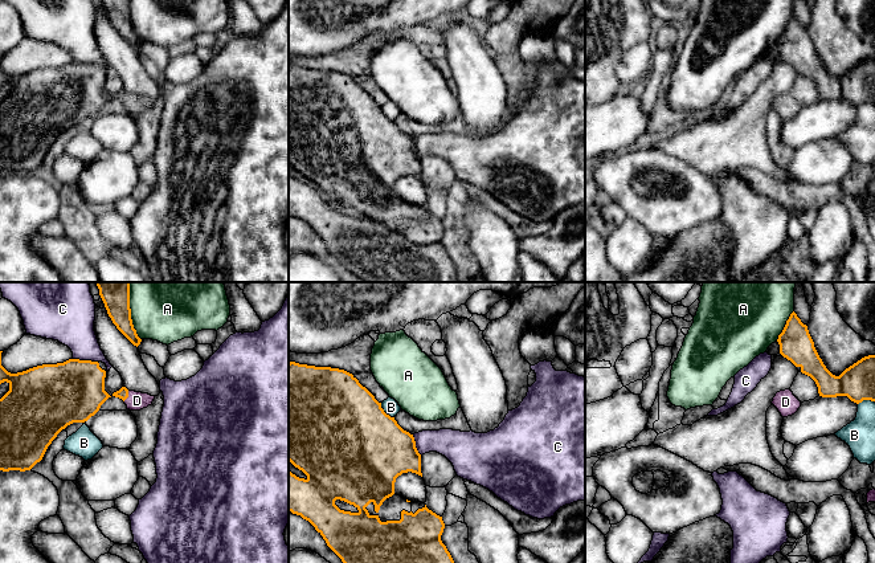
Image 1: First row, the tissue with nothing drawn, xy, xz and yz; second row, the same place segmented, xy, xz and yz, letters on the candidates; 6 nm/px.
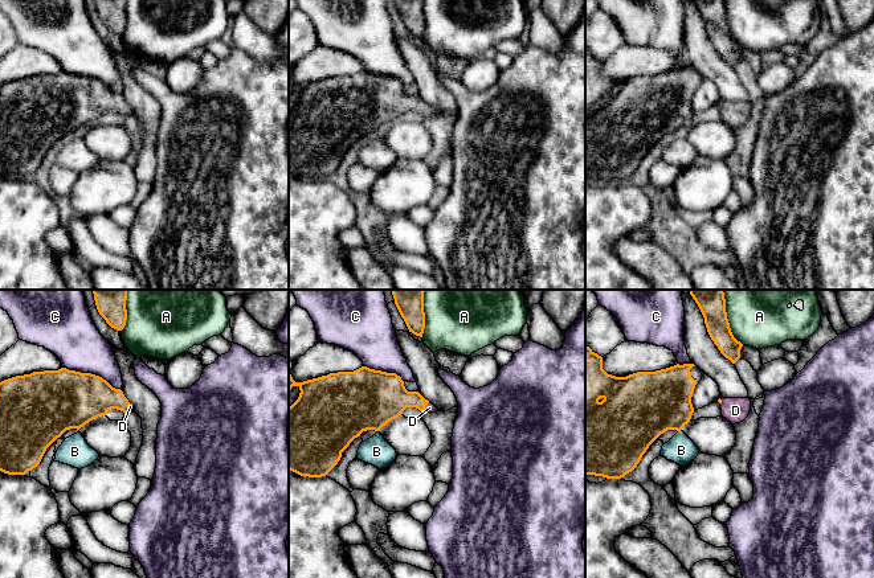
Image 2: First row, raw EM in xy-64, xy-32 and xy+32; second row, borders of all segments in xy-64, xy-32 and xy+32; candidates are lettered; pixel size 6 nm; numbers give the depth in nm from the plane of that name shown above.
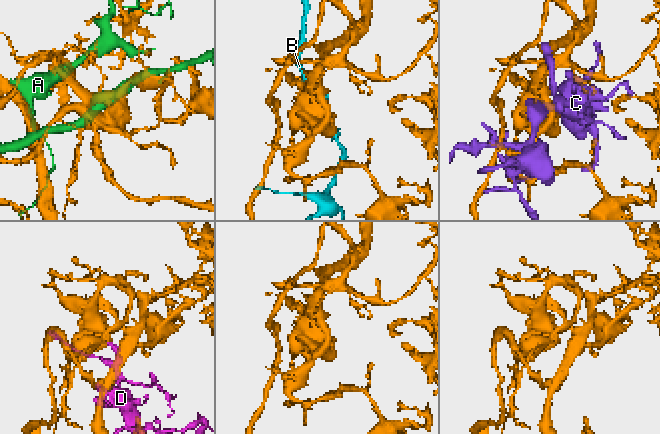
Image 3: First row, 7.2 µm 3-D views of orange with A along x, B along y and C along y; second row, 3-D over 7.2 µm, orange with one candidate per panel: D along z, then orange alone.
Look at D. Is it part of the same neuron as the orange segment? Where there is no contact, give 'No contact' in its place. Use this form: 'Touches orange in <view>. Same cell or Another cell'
Touches orange in xy. Same cell

